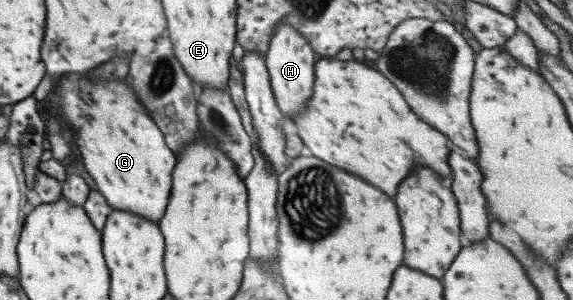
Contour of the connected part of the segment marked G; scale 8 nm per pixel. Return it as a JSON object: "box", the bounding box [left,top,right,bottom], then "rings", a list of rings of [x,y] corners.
{"box":[49,78,176,224],"rings":[[[62,78],[56,86],[60,88],[60,100],[56,94],[49,96],[56,102],[52,113],[60,117],[61,126],[72,129],[74,146],[80,152],[84,170],[108,206],[158,224],[168,202],[176,156],[166,146],[162,132],[152,122],[146,108],[138,102],[132,90],[124,88],[124,82],[118,80],[100,86]]]}

